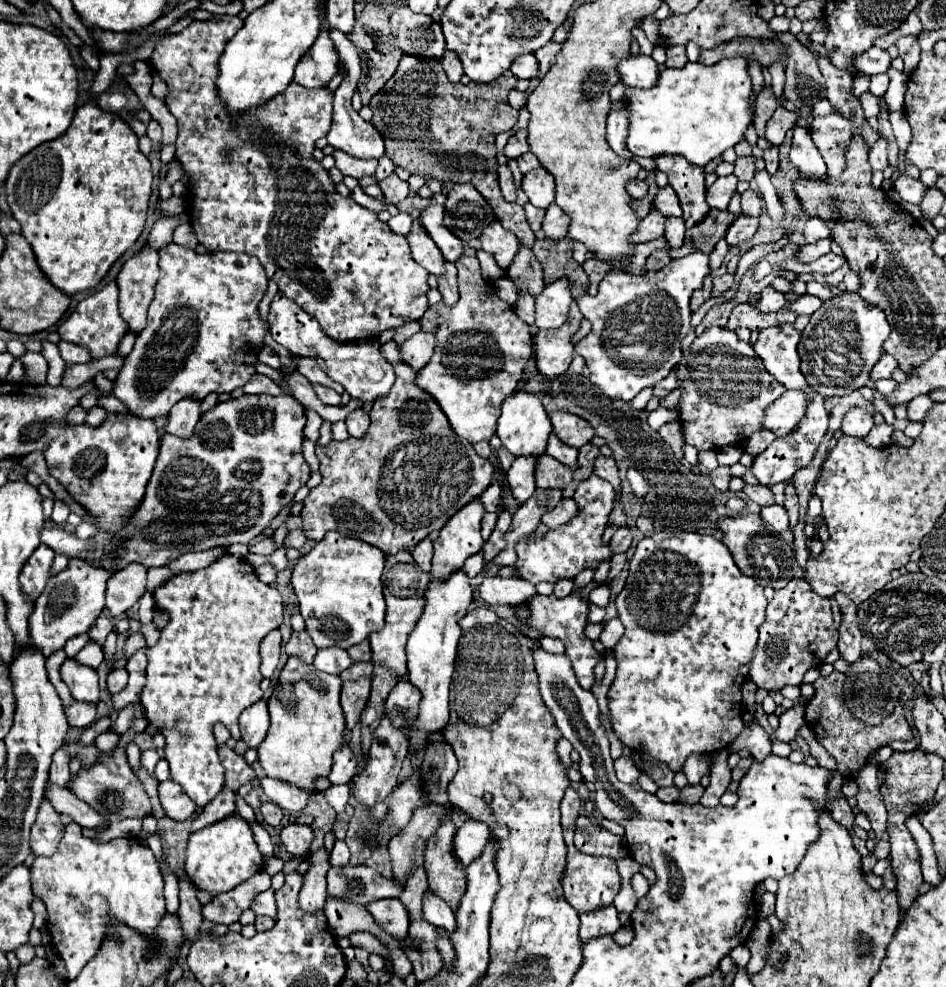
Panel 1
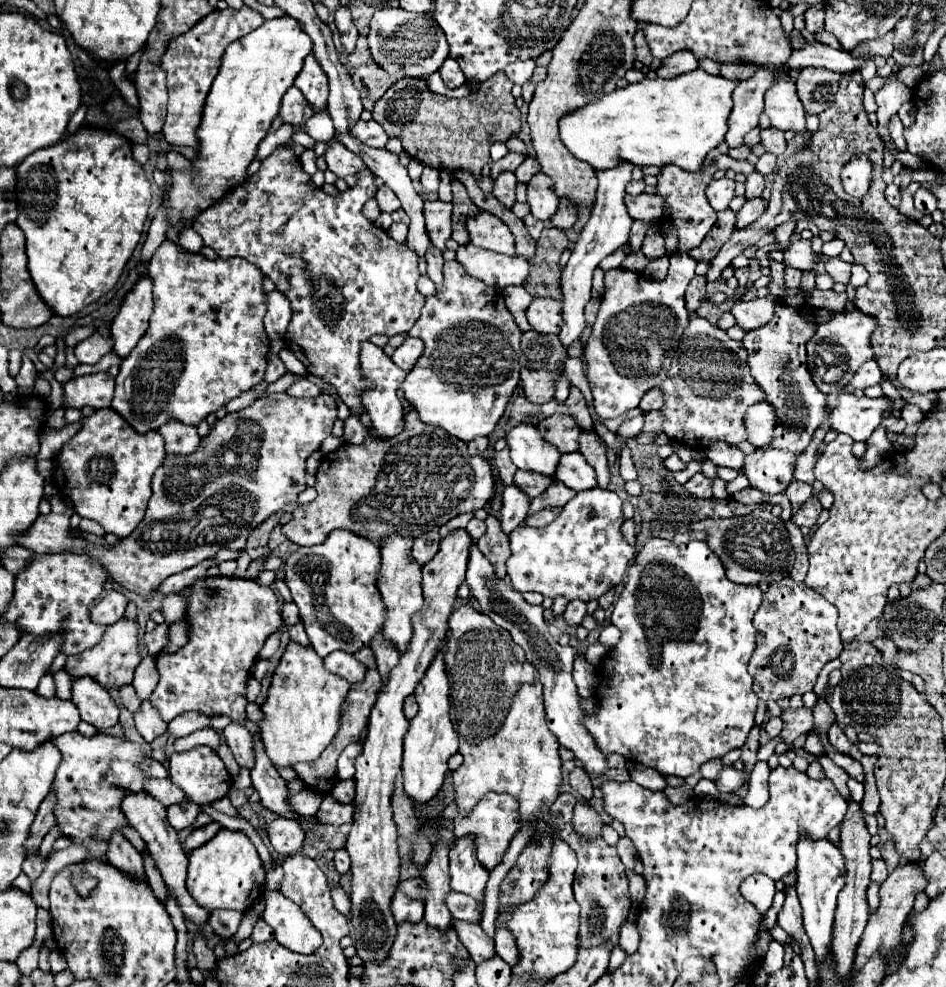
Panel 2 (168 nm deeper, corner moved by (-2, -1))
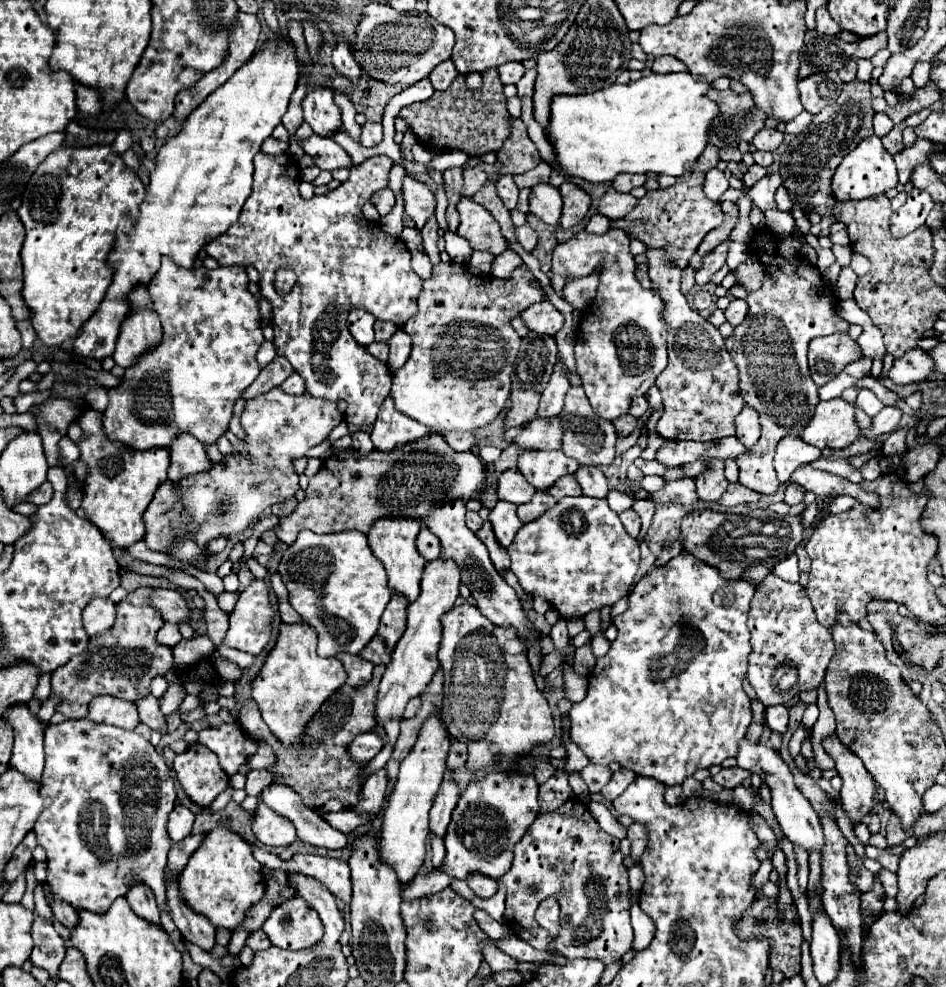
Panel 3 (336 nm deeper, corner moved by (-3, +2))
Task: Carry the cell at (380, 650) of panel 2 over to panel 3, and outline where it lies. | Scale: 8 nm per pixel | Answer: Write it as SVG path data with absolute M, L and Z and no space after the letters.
M392 596L392 600L388 602L382 620L380 620L380 628L378 634L386 640L388 650L394 650L396 642L400 640L404 628L406 628L406 596Z

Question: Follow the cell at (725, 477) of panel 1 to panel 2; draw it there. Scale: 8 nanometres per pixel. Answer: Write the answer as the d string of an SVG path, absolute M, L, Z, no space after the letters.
M695 473L687 483L685 483L687 491L695 497L713 497L713 481L705 475L705 473Z

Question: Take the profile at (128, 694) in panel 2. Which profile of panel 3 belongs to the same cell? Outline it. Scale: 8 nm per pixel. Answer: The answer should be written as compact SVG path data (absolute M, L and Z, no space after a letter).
M152 694L138 700L136 702L136 708L138 708L138 714L140 714L140 720L144 724L148 724L152 730L158 730L160 734L168 734L168 726L166 726L166 718L164 714L160 712L160 704L158 704L158 698L154 698Z

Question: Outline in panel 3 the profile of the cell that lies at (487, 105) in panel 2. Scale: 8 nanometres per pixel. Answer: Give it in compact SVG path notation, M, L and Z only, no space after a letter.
M496 70L482 72L482 88L470 90L466 86L466 76L458 76L458 84L452 84L444 92L434 92L430 100L406 106L398 114L410 124L418 142L432 152L462 150L470 156L482 156L486 152L498 150L510 136L510 114L506 110L506 96L502 94L502 82Z

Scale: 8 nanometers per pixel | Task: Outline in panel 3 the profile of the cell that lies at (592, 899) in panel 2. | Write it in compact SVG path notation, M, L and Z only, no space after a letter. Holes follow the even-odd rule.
M568 800L568 802L564 802L560 808L556 808L554 812L540 814L540 816L536 818L536 822L528 828L528 832L524 834L524 838L516 844L512 868L510 868L498 882L506 886L506 912L504 912L504 922L510 926L510 930L512 930L514 936L518 936L520 940L528 942L528 944L530 944L532 948L536 948L536 950L556 950L556 952L560 952L562 956L570 958L570 960L572 960L572 958L588 958L588 960L600 960L600 962L604 962L604 964L612 964L612 962L620 960L620 958L632 948L632 938L634 938L634 936L632 936L632 926L630 926L630 900L628 900L628 890L630 890L630 888L628 888L628 870L626 870L626 866L622 864L620 840L614 838L614 836L610 836L610 834L606 834L606 832L598 826L598 822L596 822L594 816L590 814L590 810L588 810L580 800ZM516 862L518 862L518 864L516 864ZM528 886L538 886L538 892L532 894L532 892L528 890ZM546 898L556 898L558 904L560 904L560 924L562 924L562 928L560 928L560 932L558 932L558 940L550 940L550 938L546 936L546 930L540 928L540 924L536 924L536 920L534 920L534 912L536 912L538 904L540 904L542 900L546 900Z

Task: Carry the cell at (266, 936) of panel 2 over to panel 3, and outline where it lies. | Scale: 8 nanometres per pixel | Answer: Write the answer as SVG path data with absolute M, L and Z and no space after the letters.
M260 930L260 932L254 932L254 934L250 934L250 938L246 940L246 946L250 946L254 952L258 952L258 950L266 950L268 946L270 946L270 940L264 936L264 932Z

